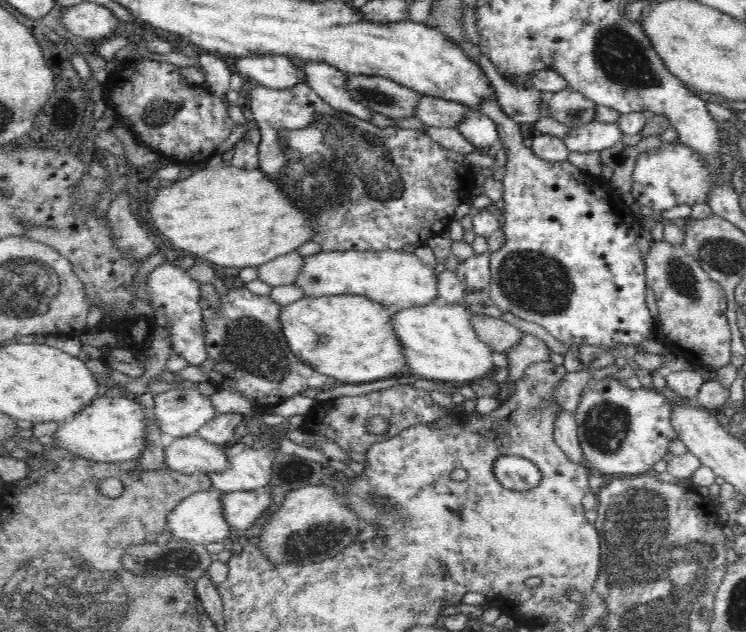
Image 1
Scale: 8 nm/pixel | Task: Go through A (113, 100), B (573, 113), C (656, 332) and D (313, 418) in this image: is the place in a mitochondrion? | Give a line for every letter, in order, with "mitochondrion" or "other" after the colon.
A: other
B: mitochondrion
C: other
D: other

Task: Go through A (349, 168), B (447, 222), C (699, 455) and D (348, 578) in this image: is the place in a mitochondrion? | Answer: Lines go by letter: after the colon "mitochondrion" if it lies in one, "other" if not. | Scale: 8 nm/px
A: mitochondrion
B: other
C: other
D: other

